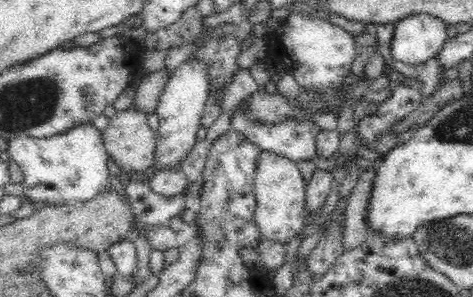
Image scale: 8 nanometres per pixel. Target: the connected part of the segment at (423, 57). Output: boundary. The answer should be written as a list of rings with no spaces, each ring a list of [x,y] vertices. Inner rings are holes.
[[[429,14],[406,16],[395,22],[391,56],[396,62],[421,65],[434,58],[449,39],[447,24]]]

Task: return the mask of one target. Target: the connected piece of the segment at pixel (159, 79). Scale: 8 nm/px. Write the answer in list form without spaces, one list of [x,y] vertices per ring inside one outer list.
[[[163,67],[142,77],[136,86],[136,94],[133,99],[134,107],[153,116],[169,76],[170,73]]]

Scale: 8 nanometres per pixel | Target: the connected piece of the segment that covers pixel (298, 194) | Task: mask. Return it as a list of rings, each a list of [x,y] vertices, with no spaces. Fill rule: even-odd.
[[[261,151],[253,186],[257,202],[253,219],[262,238],[289,246],[299,236],[306,226],[306,186],[307,182],[293,160],[273,152]]]

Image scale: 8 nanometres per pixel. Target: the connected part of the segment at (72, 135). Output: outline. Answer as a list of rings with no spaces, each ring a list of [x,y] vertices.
[[[92,123],[80,124],[59,135],[16,137],[8,141],[7,151],[24,174],[24,197],[37,205],[81,203],[110,186],[106,167],[109,155],[102,135]]]

